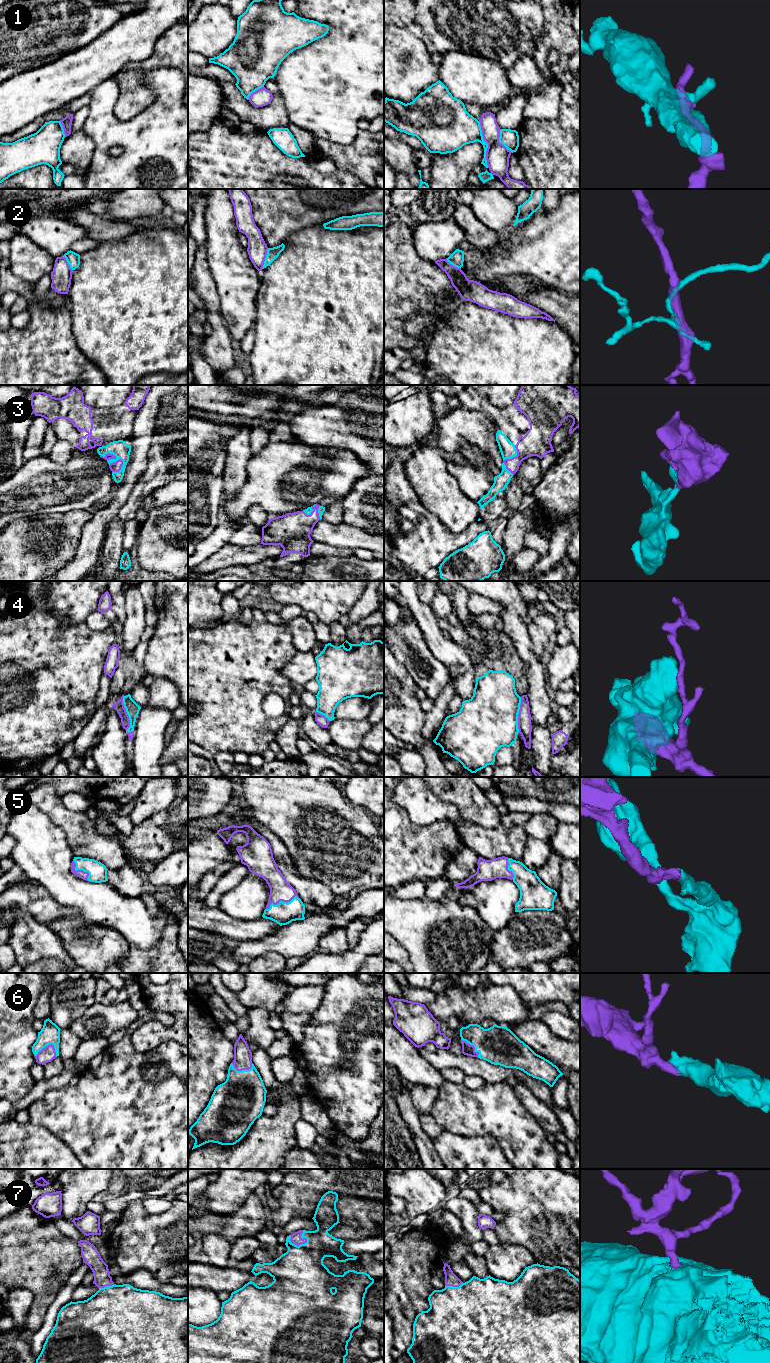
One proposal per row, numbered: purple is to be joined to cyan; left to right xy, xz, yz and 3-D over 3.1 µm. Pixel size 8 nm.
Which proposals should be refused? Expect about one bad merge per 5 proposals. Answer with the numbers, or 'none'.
1, 2, 4

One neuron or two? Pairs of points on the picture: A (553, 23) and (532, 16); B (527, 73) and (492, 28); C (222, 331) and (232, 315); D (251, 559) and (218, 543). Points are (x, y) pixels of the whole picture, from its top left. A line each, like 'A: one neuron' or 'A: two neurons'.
A: two neurons
B: two neurons
C: two neurons
D: two neurons

